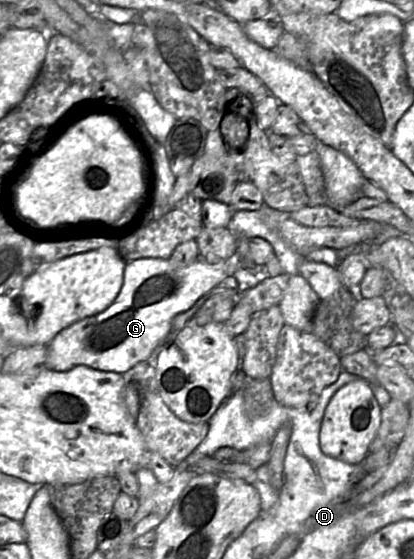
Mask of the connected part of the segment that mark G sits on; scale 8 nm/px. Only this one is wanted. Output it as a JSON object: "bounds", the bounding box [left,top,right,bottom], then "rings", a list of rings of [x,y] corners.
{"bounds":[44,252,240,373],"rings":[[[236,252],[235,256],[216,264],[209,264],[198,258],[185,267],[176,266],[168,259],[160,258],[140,258],[126,262],[123,284],[114,302],[105,310],[82,319],[58,333],[47,344],[44,367],[56,372],[66,372],[77,366],[84,366],[103,372],[125,373],[145,361],[156,348],[169,340],[172,321],[177,315],[189,310],[225,278],[233,276],[240,266]]]}

